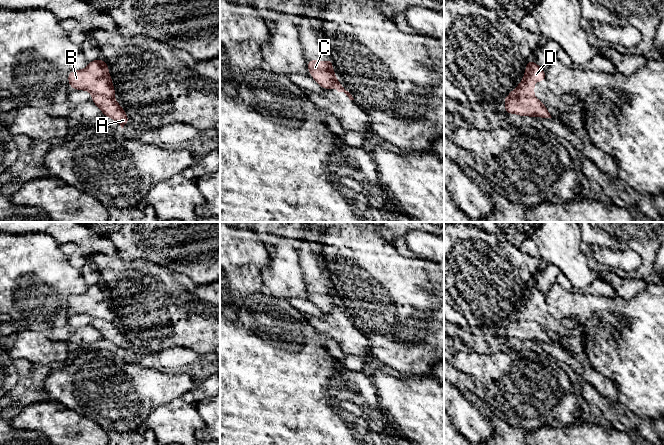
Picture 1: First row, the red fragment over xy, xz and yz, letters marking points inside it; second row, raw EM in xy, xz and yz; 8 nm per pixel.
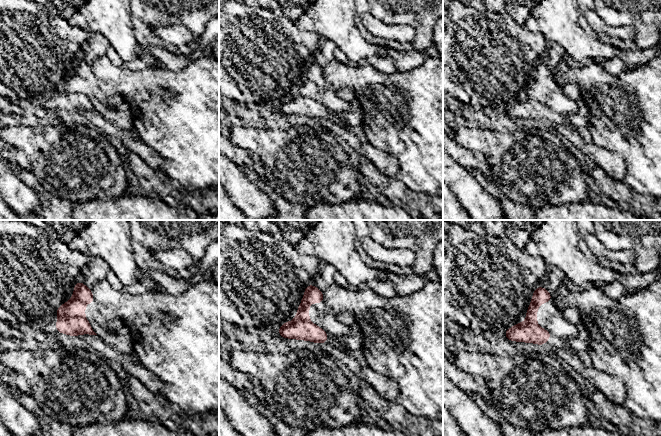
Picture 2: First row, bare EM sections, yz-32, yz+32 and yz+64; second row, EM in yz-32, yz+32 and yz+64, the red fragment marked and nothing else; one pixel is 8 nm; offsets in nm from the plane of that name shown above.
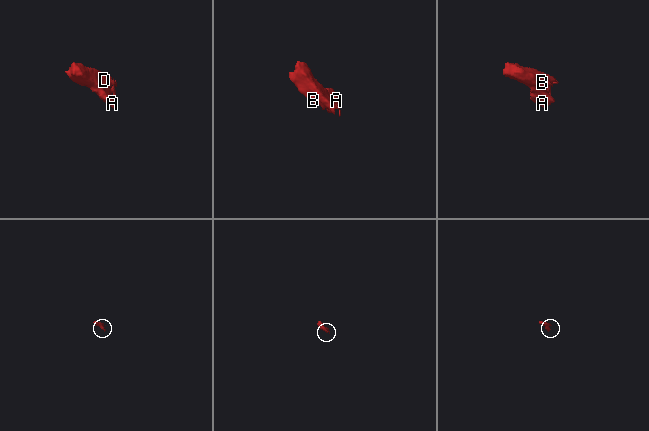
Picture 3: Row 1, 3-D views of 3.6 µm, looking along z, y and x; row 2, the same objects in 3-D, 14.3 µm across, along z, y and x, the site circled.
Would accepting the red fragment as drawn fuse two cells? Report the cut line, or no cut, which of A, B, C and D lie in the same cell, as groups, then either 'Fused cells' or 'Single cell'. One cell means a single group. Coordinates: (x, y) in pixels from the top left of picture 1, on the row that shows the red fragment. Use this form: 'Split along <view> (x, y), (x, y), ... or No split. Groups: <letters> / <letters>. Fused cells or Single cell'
Split along yz (510, 94), (533, 97). Groups: A C / B D. Fused cells

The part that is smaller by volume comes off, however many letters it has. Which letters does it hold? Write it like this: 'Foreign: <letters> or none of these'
Foreign: A, C

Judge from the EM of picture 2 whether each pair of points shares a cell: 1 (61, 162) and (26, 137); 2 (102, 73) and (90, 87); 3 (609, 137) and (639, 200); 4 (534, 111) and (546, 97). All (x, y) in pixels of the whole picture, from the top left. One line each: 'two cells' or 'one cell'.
1: one cell
2: two cells
3: two cells
4: two cells

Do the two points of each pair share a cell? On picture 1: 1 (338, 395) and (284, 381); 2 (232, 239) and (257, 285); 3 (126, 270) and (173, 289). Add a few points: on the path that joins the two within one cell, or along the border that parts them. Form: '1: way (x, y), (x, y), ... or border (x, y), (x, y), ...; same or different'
1: way (325, 395), (297, 394); same
2: way (232, 250), (232, 254), (243, 265), (246, 274); same
3: way (138, 282), (145, 289), (161, 289); same

